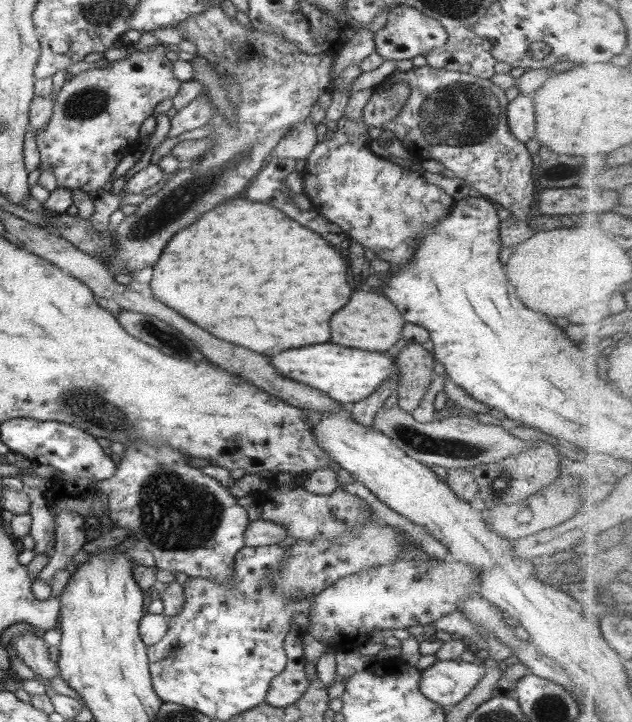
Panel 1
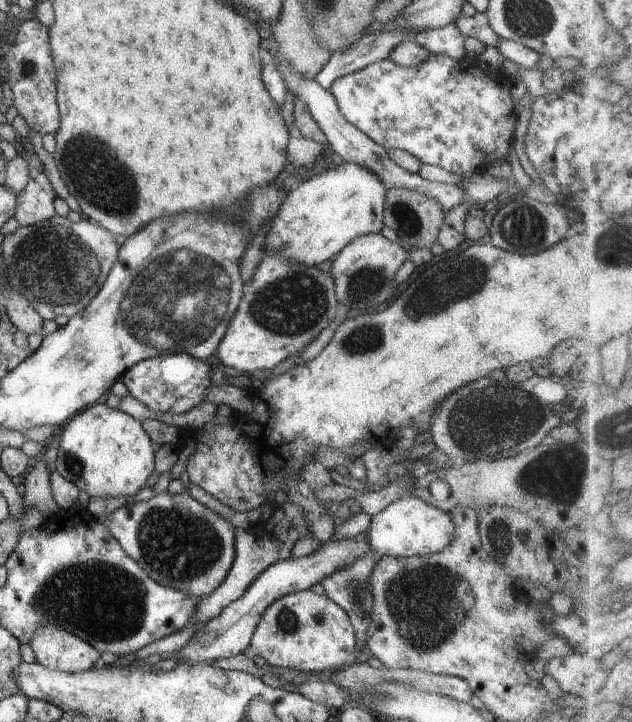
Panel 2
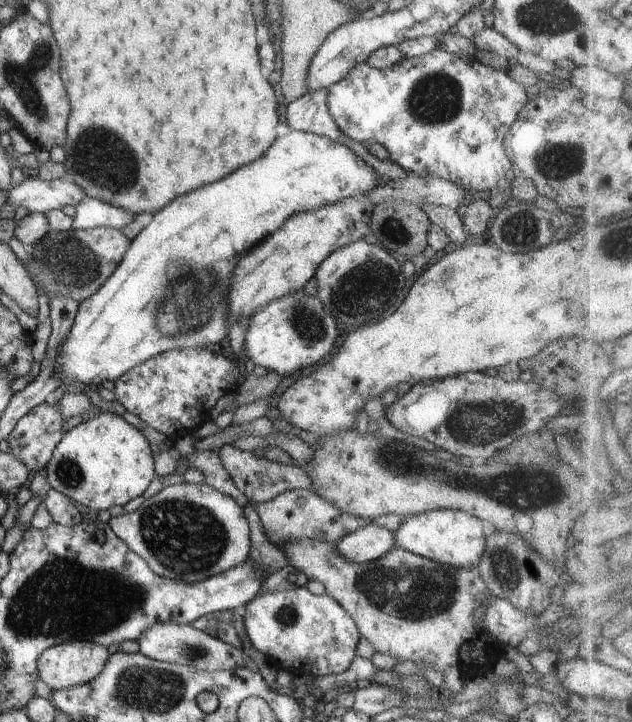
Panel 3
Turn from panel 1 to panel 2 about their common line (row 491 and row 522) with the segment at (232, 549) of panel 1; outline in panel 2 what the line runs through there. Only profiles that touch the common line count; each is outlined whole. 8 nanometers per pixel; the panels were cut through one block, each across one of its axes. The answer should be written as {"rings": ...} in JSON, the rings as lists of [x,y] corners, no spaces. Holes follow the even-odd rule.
{"rings":[[[188,490],[179,494],[160,492],[148,502],[123,505],[107,514],[102,524],[152,580],[190,596],[202,598],[214,592],[226,580],[234,564],[234,526],[194,499]]]}

